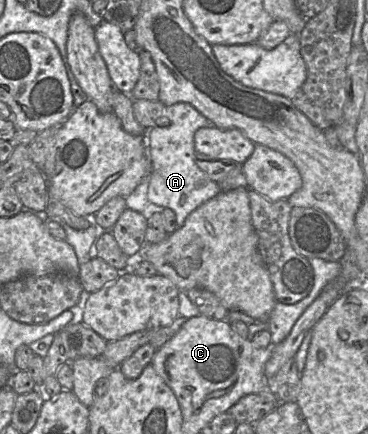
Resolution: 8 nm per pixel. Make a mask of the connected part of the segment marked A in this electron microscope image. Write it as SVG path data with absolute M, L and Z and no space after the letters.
M188 103L166 106L164 116L157 125L147 131L150 173L148 176L148 200L151 204L170 208L176 216L177 228L204 203L221 193L218 183L211 180L196 164L194 135L203 127L215 126Z

